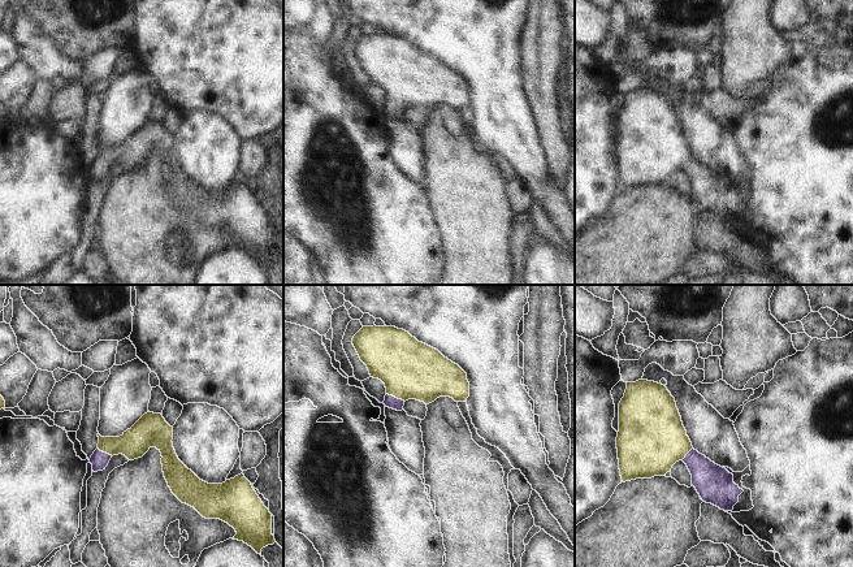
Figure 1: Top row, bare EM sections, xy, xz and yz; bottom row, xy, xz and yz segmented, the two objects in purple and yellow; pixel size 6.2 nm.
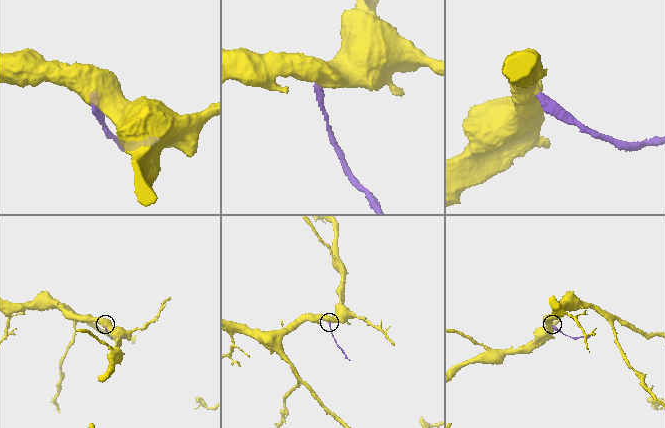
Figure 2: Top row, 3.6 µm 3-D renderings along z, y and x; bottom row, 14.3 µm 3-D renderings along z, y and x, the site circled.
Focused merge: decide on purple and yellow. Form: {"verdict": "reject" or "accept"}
{"verdict": "accept"}

